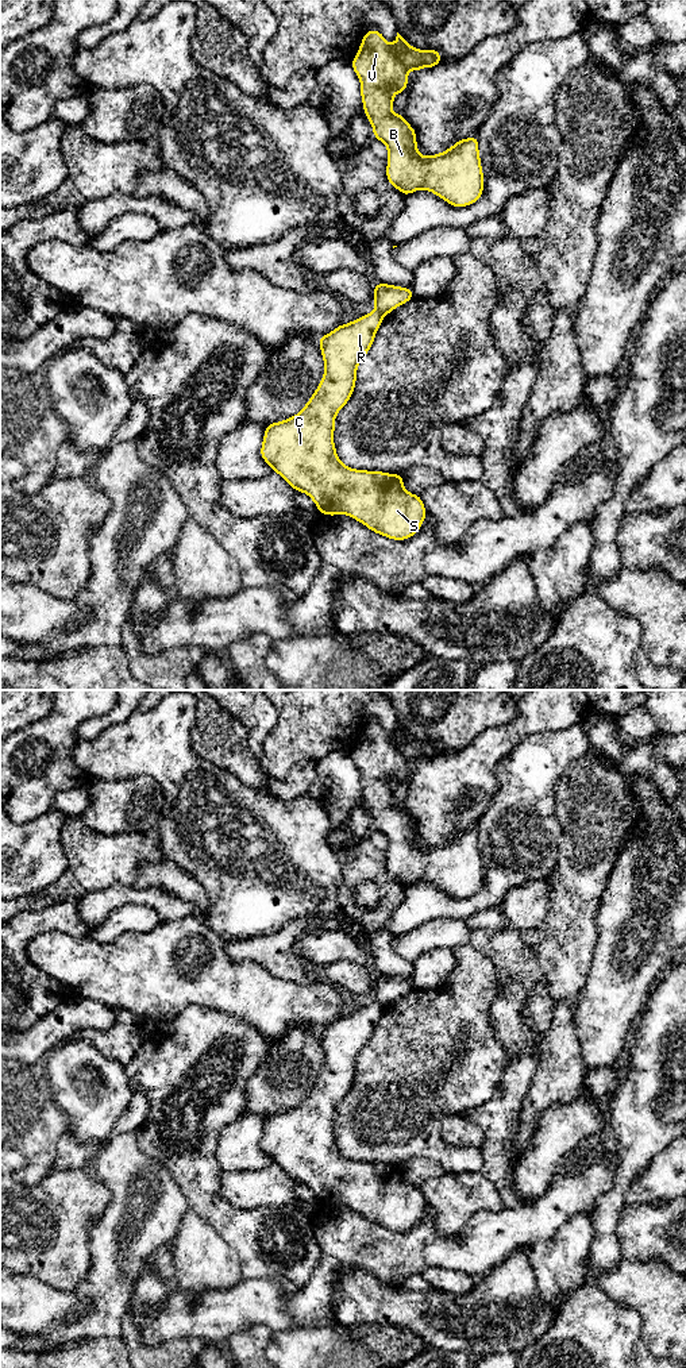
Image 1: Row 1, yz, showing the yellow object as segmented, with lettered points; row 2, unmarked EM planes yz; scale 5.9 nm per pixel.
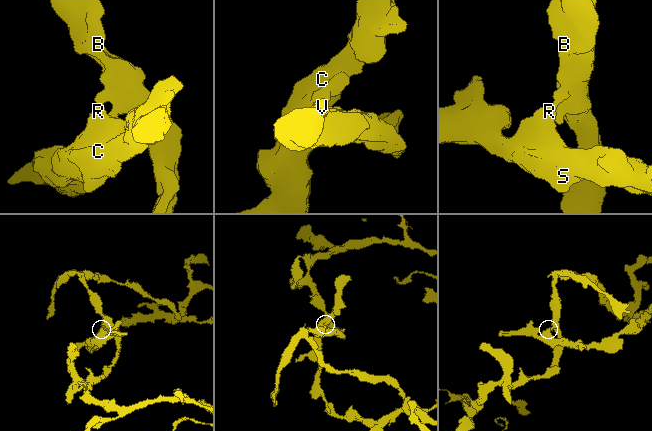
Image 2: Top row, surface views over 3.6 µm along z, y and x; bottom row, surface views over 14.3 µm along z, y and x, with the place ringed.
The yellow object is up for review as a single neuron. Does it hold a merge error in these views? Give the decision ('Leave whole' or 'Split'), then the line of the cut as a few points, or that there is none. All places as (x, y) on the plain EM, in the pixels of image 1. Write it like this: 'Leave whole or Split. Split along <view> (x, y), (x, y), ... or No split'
Split. Split along yz (376, 1000), (382, 1008)

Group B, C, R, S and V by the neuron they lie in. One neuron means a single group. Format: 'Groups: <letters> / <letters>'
Groups: B V / C R S

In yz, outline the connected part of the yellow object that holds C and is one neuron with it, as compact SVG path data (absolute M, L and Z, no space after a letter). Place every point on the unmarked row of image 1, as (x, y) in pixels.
M374 1001L362 1009L340 1016L319 1029L324 1067L300 1105L265 1118L262 1151L296 1183L307 1184L323 1206L348 1206L369 1221L393 1232L412 1229L427 1207L420 1187L404 1180L402 1165L355 1161L338 1149L334 1122L338 1103L348 1094L357 1074L357 1060L371 1040L384 1007Z

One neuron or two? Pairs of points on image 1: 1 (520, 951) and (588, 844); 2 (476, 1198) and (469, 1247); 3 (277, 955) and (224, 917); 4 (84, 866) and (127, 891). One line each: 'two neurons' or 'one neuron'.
1: one neuron
2: two neurons
3: two neurons
4: two neurons

